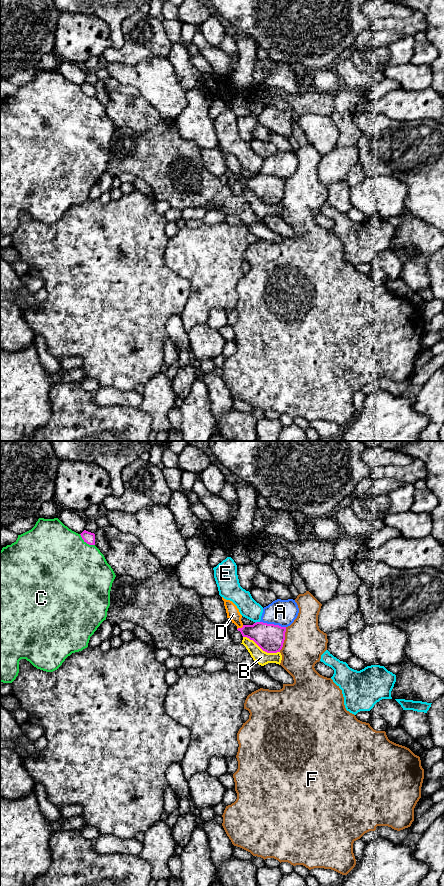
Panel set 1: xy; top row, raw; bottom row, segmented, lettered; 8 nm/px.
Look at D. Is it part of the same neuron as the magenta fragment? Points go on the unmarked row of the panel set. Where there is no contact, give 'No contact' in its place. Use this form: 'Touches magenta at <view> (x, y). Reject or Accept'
Touches magenta at xy (240, 180). Reject

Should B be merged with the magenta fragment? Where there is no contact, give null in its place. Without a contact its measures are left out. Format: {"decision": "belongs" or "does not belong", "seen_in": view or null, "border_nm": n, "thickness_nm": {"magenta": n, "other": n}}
{"decision": "does not belong", "seen_in": "xy", "border_nm": 320, "thickness_nm": {"magenta": 220, "other": 110}}

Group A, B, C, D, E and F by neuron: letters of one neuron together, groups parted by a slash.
A / B D / C / E / F

